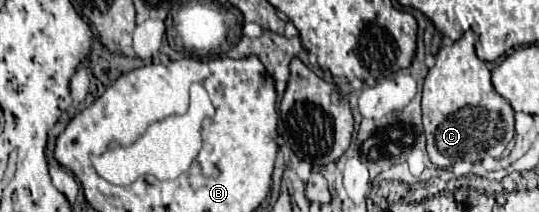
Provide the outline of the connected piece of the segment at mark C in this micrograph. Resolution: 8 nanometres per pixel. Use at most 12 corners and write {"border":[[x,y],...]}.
{"border":[[468,30],[442,45],[422,89],[436,167],[500,157],[514,109]]}

